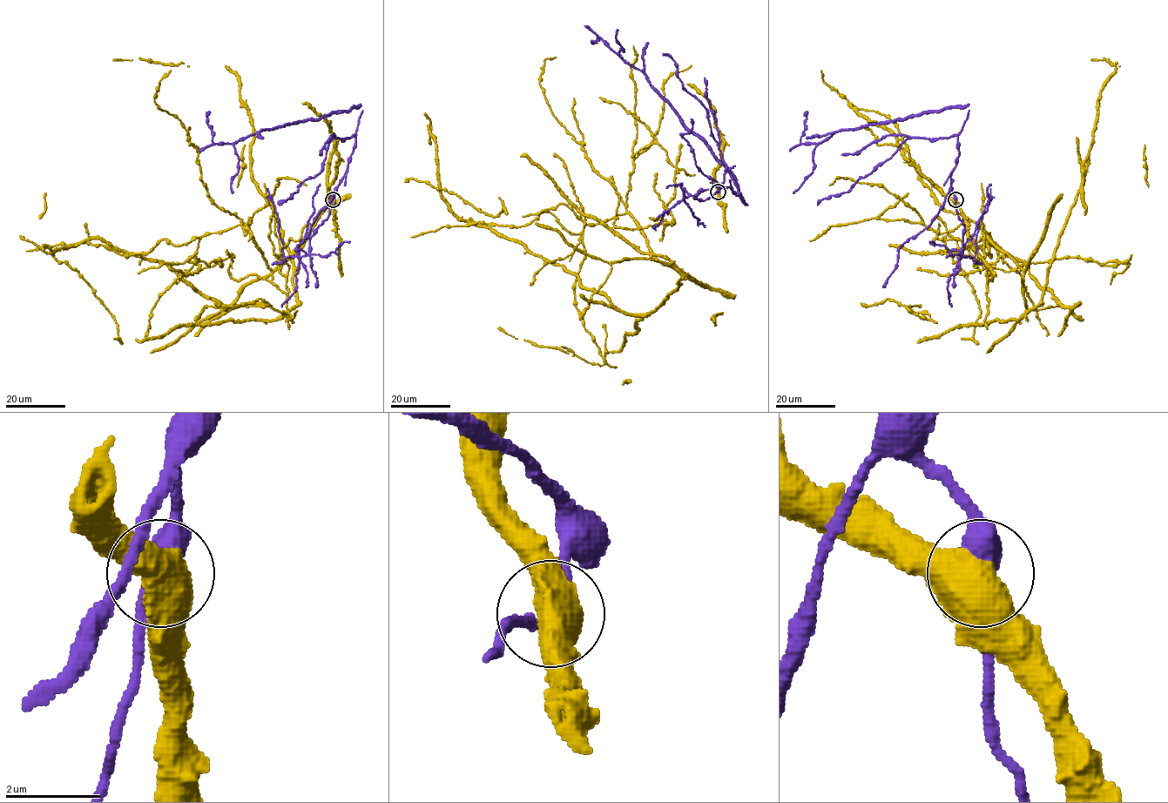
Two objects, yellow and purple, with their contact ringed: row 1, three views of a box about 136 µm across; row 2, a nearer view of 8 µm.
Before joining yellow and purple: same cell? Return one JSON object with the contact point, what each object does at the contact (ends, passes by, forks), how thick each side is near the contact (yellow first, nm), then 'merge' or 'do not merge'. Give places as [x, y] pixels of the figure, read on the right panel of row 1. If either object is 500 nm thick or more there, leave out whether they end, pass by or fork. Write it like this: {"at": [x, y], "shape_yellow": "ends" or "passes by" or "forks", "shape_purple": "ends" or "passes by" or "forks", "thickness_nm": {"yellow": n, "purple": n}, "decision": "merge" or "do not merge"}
{"at": [955, 199], "thickness_nm": {"yellow": 550, "purple": 400}, "decision": "merge"}

